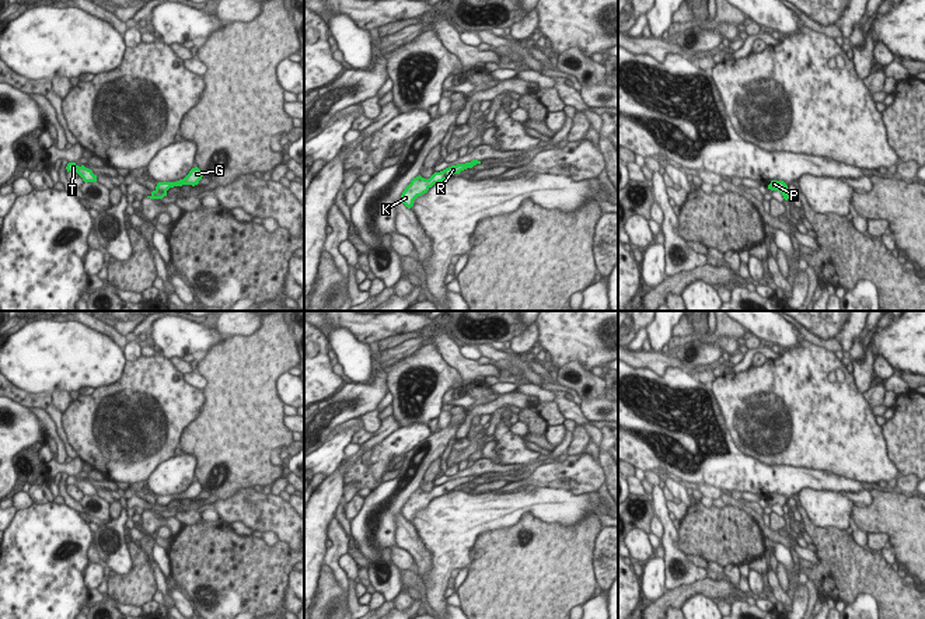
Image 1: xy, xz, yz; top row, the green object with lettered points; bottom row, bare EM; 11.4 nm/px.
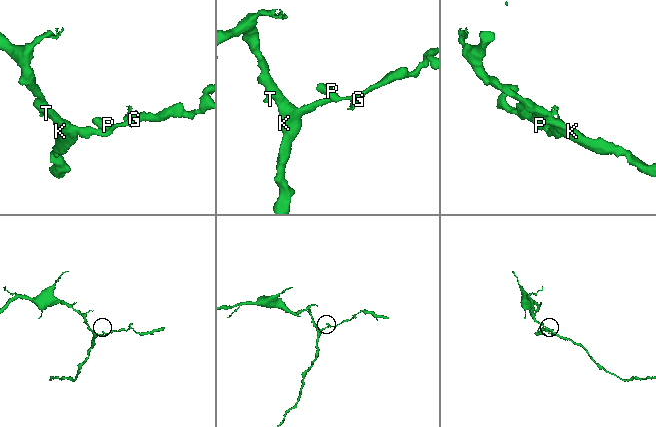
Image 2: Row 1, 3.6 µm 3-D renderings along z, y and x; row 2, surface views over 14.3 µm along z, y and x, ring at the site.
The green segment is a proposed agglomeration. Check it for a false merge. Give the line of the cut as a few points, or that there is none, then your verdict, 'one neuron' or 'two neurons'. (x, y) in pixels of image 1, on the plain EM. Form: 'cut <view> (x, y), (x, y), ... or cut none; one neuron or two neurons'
cut xy (156, 503), (166, 507); two neurons

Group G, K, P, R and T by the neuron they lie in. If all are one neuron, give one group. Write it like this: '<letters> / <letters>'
G P / K R T

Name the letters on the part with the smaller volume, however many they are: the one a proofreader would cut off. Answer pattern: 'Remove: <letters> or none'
Remove: G, P

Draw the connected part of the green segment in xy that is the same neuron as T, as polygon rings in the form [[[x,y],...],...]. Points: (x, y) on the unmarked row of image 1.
[[[69,476],[66,483],[67,486],[69,485],[77,486],[84,496],[97,496],[97,489],[94,489],[92,485],[85,482],[84,479],[78,480],[76,476]]]

